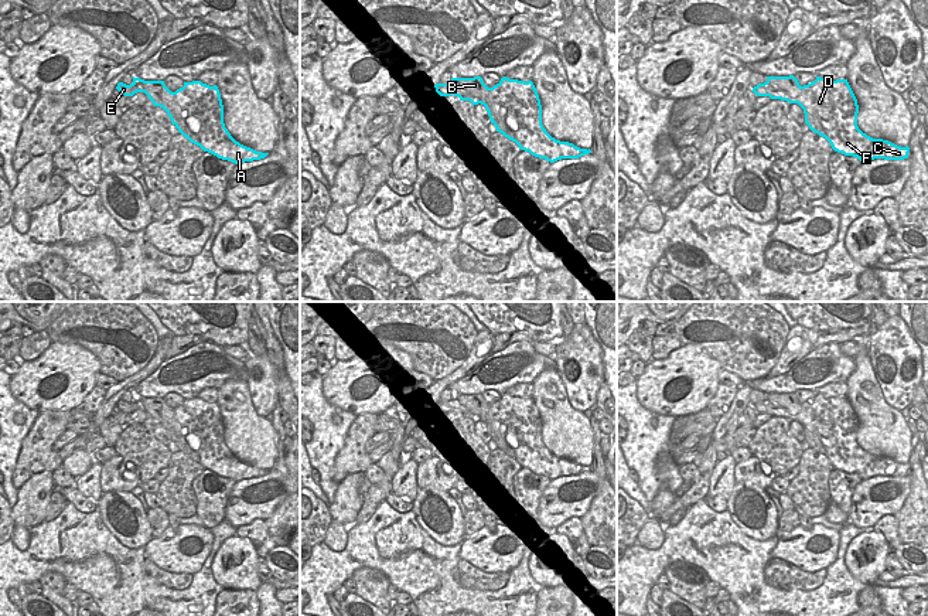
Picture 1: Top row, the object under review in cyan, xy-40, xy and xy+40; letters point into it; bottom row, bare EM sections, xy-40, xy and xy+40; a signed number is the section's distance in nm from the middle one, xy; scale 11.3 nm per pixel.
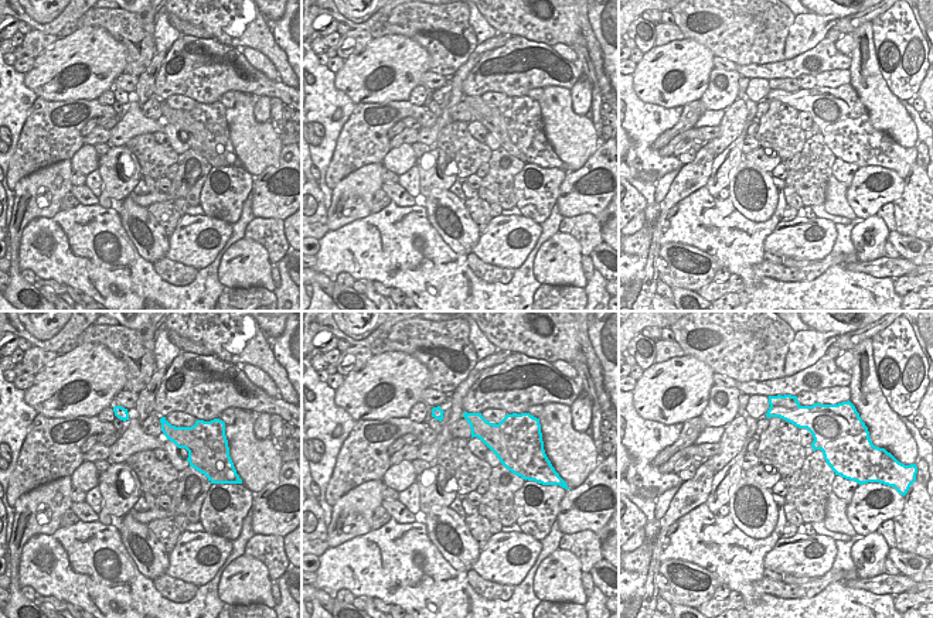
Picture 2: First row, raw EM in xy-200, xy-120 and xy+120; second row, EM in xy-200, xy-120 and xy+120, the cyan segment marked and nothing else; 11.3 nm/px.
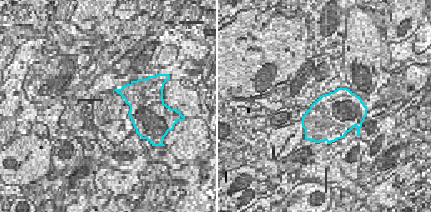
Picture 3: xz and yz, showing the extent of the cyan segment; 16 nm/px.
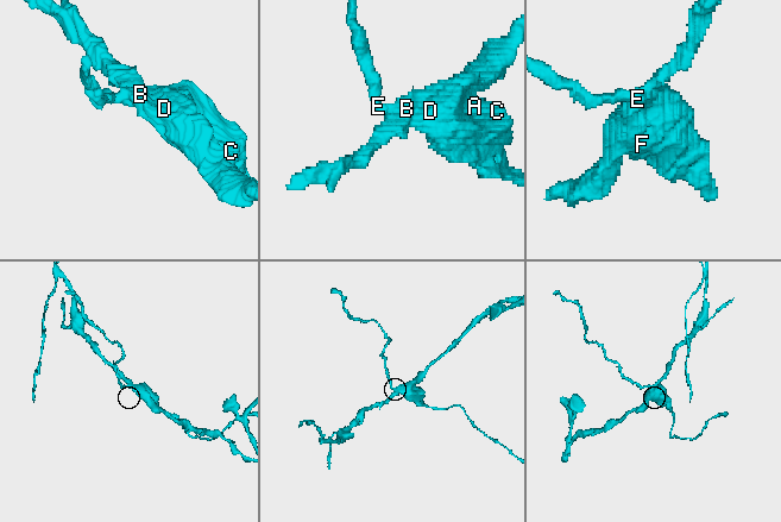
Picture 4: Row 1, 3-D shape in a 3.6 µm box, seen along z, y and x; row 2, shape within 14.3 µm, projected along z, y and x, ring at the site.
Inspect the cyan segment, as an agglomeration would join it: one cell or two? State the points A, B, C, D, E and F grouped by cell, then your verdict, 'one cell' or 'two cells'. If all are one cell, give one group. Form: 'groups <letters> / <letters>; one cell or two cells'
groups A C D E F / B; two cells

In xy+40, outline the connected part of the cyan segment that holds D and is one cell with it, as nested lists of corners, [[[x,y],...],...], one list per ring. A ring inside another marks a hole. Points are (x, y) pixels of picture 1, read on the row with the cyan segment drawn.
[[[816,79],[802,86],[802,93],[792,98],[804,112],[811,112],[826,132],[826,140],[832,149],[845,156],[857,157],[862,163],[874,159],[904,160],[908,159],[910,147],[897,146],[888,140],[873,139],[857,126],[859,105],[847,79]],[[832,103],[842,109],[853,109],[853,116],[836,116]]]

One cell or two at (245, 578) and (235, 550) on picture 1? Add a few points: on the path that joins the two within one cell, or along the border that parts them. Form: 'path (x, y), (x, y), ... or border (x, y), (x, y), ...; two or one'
path (245, 568), (245, 558), (249, 552), (245, 551); one

